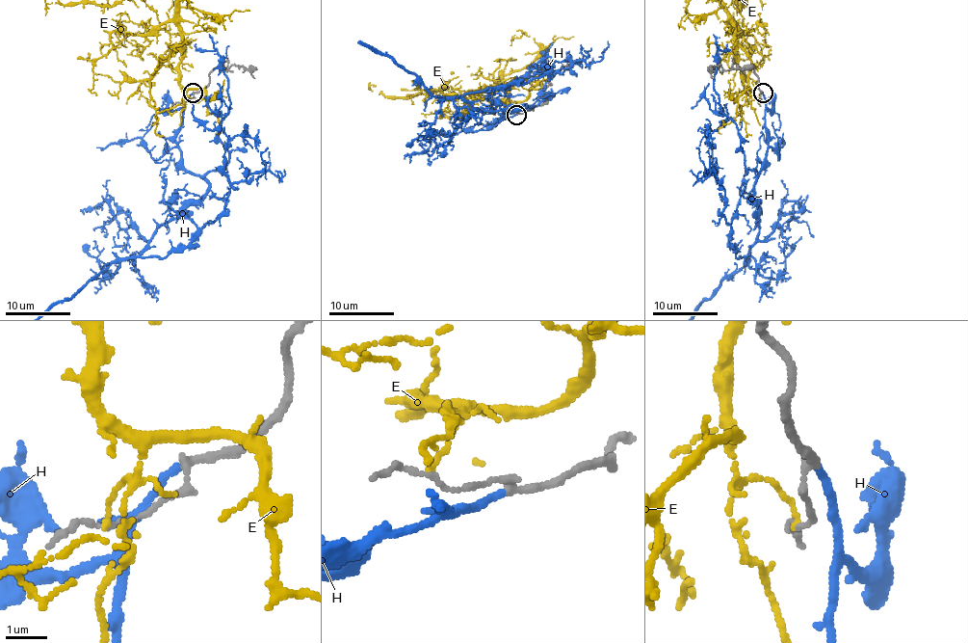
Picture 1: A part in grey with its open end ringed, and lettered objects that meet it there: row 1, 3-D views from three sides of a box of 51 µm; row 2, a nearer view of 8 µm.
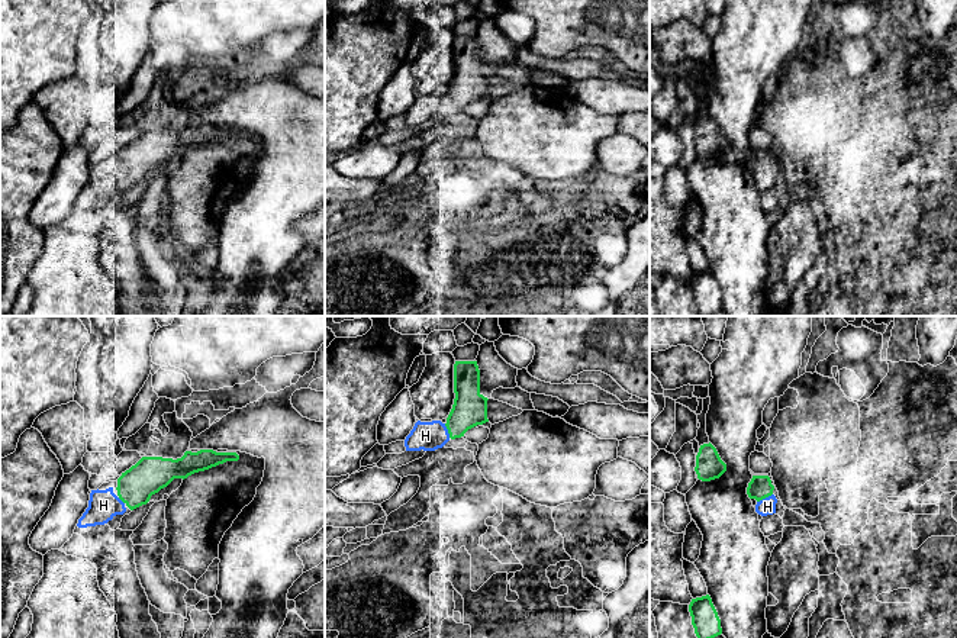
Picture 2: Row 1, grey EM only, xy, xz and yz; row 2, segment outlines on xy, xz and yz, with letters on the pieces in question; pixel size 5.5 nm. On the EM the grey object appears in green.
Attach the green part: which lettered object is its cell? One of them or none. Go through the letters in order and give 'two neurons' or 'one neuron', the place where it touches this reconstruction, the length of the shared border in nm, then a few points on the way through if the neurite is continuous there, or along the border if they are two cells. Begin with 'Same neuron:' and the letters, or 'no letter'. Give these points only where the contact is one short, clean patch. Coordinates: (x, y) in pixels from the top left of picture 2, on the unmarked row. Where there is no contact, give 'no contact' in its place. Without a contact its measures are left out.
Same neuron: H
E: two neurons; no contact
H: one neuron; contact yz (764, 173); length 100 nm

